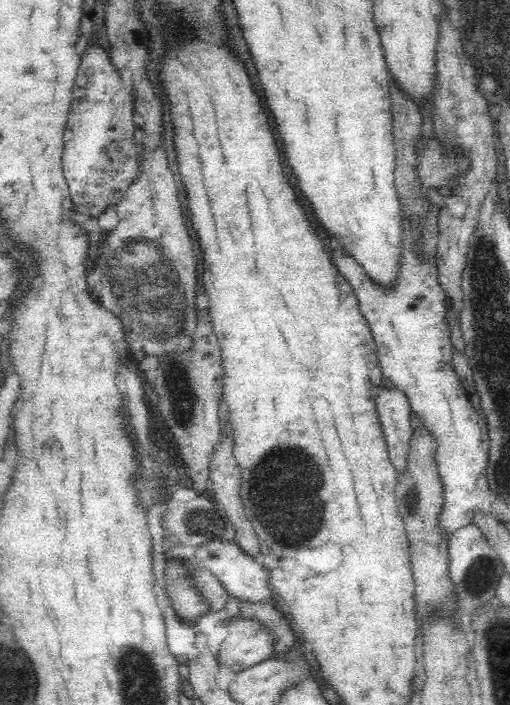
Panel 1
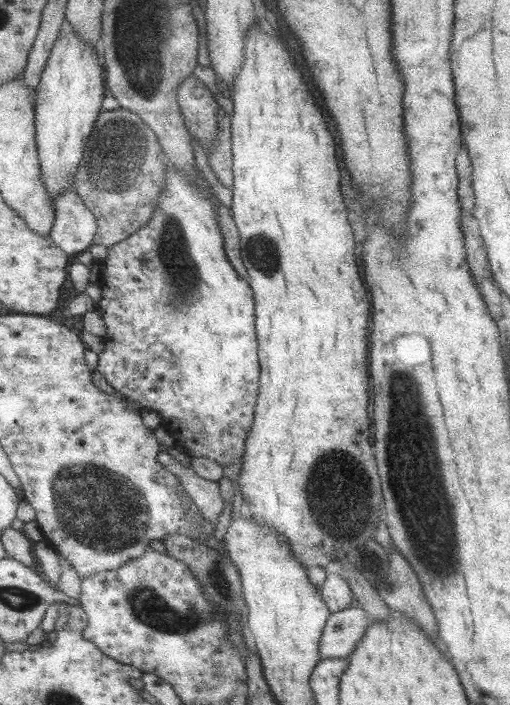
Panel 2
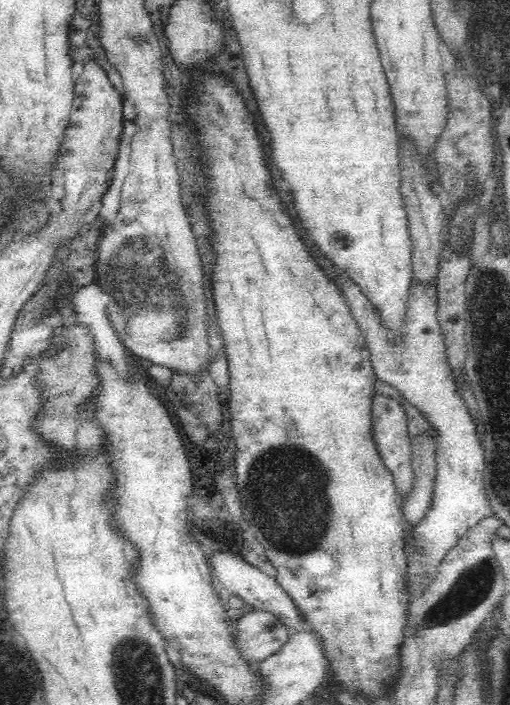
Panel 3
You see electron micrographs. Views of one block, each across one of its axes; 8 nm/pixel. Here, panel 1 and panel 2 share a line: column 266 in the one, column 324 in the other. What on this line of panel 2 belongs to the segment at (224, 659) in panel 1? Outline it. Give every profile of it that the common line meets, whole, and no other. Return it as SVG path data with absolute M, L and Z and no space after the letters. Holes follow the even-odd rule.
M362 606L334 612L323 636L322 658L350 658L367 636L373 623Z

